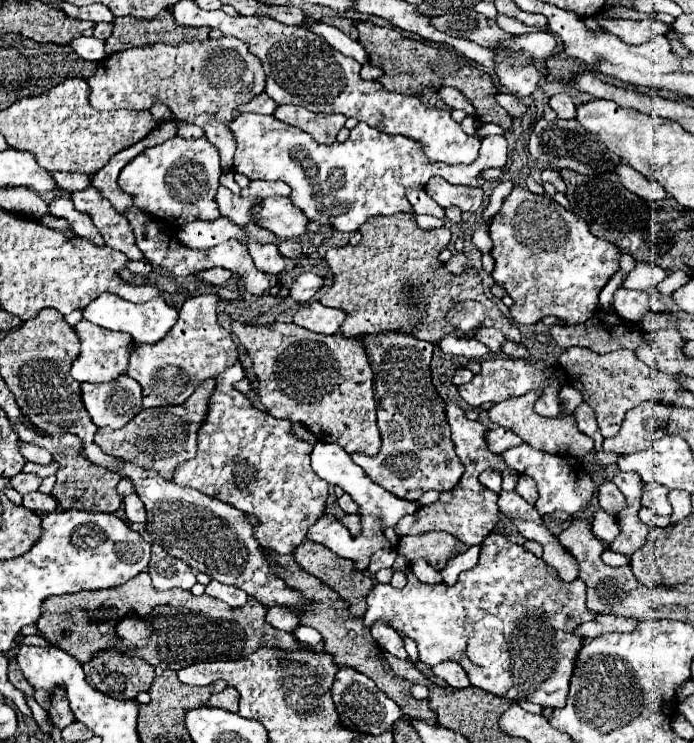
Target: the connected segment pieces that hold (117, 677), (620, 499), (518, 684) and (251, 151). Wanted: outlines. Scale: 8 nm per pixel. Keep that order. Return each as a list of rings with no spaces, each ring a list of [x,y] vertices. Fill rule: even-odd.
[[[119,649],[99,651],[91,661],[83,663],[83,671],[93,689],[117,699],[135,699],[139,691],[149,691],[155,679],[153,665]]]
[[[605,481],[598,488],[598,499],[601,509],[617,517],[625,509],[625,497],[612,481]]]
[[[491,531],[481,543],[481,555],[477,565],[461,573],[461,579],[451,587],[445,583],[421,583],[411,573],[407,559],[400,555],[397,556],[393,569],[407,571],[407,585],[403,589],[395,589],[391,583],[373,585],[373,589],[367,595],[367,627],[373,621],[387,619],[389,625],[393,625],[393,629],[405,633],[417,643],[419,659],[423,663],[435,665],[445,659],[457,661],[465,669],[471,685],[485,689],[493,695],[507,697],[513,701],[525,699],[551,709],[565,707],[573,665],[585,641],[583,637],[575,635],[575,629],[581,623],[593,621],[593,617],[597,617],[597,613],[585,609],[585,581],[561,581],[553,567],[537,559],[525,547],[511,543],[505,535],[499,535],[497,531]]]
[[[243,113],[231,121],[231,131],[237,141],[233,169],[249,179],[285,181],[293,193],[289,199],[309,217],[309,221],[327,223],[343,233],[357,231],[361,223],[375,215],[411,213],[423,231],[441,229],[445,221],[435,217],[417,215],[407,205],[405,193],[409,189],[423,189],[427,181],[441,175],[453,185],[481,187],[485,181],[479,177],[481,169],[469,169],[469,165],[445,165],[429,163],[421,153],[421,145],[401,135],[381,133],[365,123],[359,123],[345,143],[321,145],[309,133],[277,121],[271,115]]]

